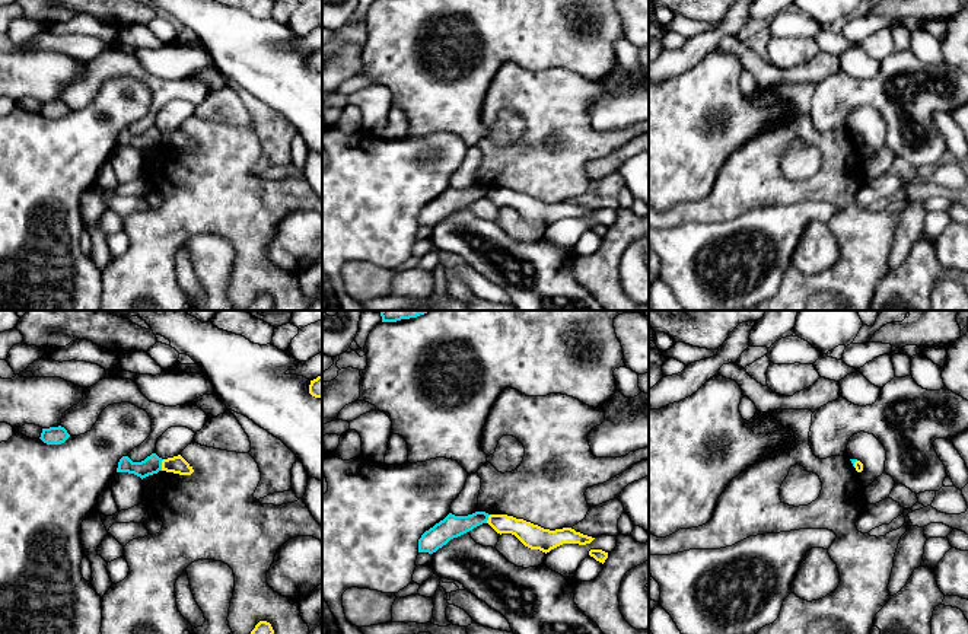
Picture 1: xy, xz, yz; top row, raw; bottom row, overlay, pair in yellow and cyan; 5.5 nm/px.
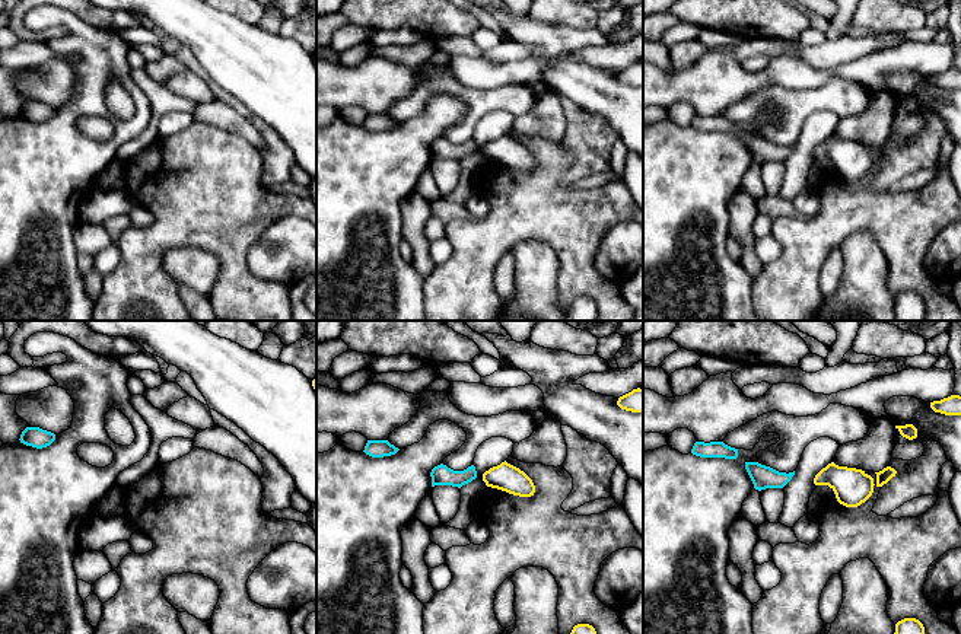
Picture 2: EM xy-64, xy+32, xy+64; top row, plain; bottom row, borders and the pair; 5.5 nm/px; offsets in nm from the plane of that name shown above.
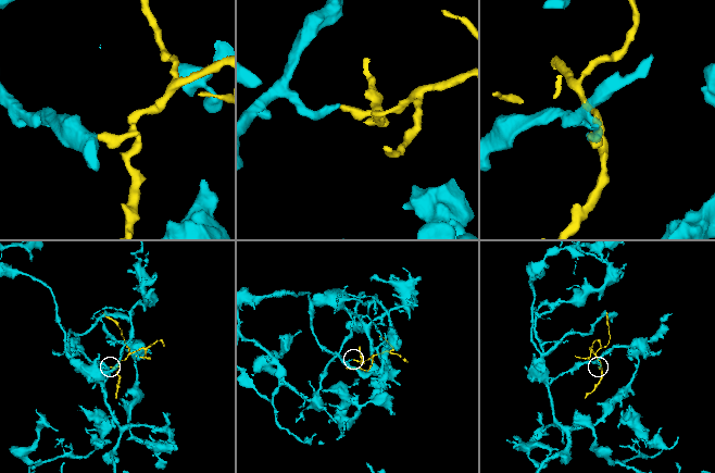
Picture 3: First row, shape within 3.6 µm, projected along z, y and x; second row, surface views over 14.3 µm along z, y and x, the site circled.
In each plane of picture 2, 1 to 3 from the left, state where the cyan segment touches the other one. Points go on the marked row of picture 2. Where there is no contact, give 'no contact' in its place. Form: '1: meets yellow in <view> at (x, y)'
1: no contact
2: no contact
3: no contact

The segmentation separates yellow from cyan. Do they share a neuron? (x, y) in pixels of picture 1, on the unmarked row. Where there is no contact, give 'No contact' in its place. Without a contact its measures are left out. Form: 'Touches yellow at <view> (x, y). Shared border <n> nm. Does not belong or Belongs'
Touches yellow at xy (162, 139). Shared border 70 nm. Does not belong

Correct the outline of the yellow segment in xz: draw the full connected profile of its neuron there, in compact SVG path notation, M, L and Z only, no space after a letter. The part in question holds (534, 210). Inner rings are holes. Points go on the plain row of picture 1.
M490 188L487 197L497 207L512 207L525 220L531 223L539 223L545 227L563 217L586 219L595 213L592 210L576 206L571 201L550 204L507 188Z

